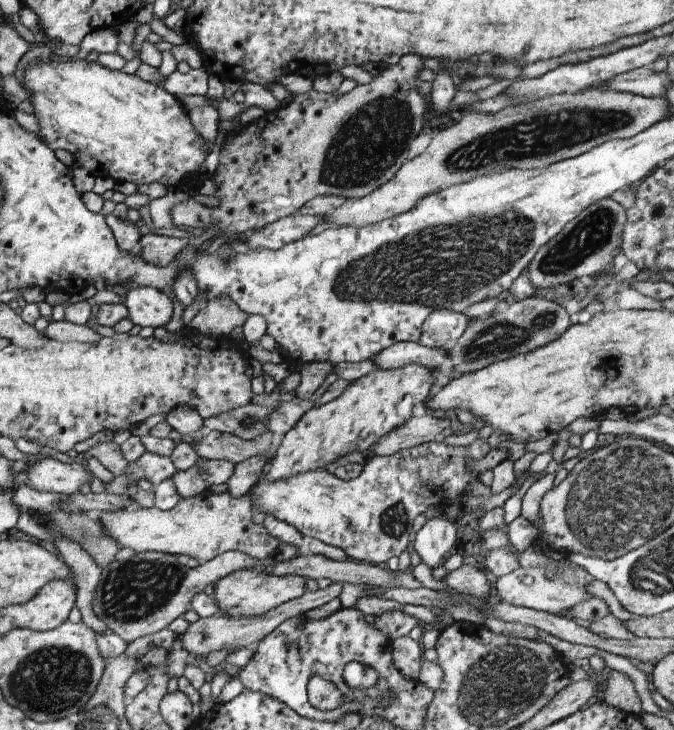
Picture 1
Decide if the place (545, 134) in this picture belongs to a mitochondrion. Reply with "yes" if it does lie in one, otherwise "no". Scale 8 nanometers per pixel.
yes

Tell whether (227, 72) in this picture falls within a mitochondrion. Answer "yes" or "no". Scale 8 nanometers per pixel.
no

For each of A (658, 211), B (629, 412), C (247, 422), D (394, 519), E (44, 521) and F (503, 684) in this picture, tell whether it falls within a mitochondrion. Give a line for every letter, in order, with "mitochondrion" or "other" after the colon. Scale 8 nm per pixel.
A: other
B: other
C: mitochondrion
D: mitochondrion
E: mitochondrion
F: mitochondrion

